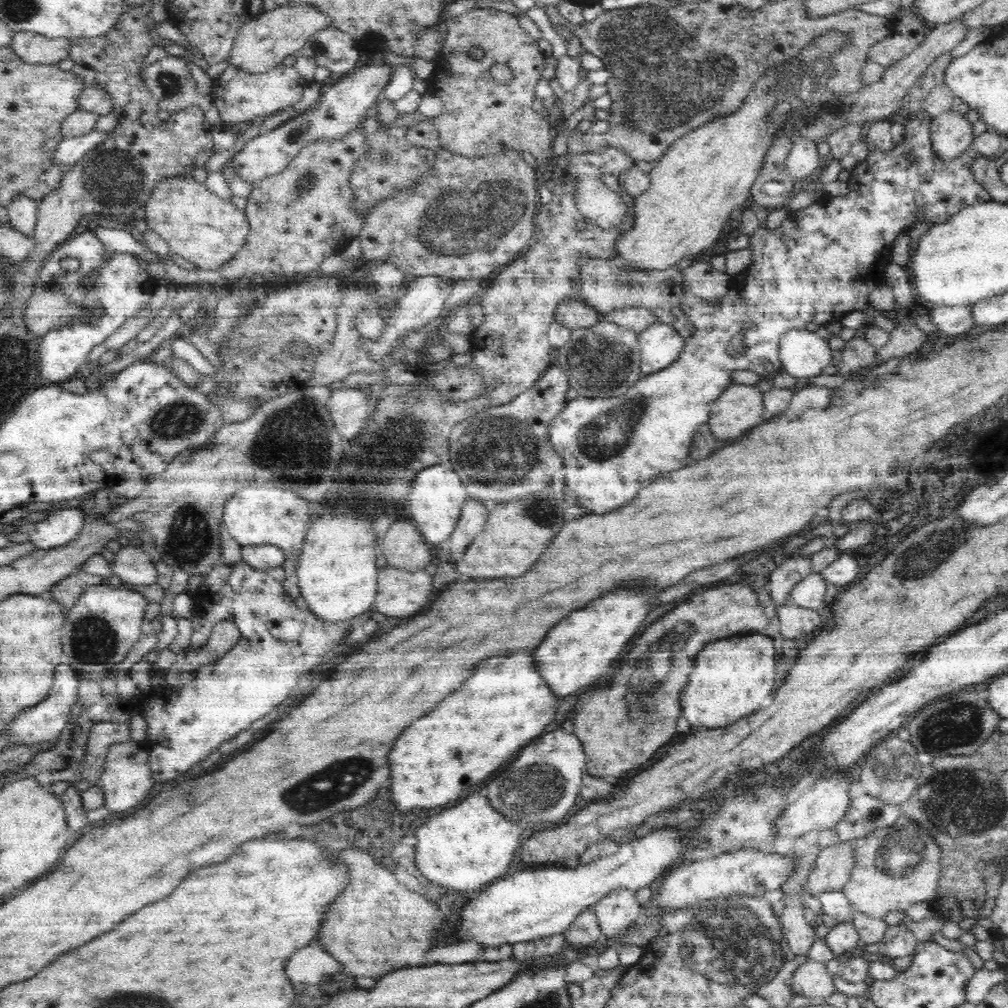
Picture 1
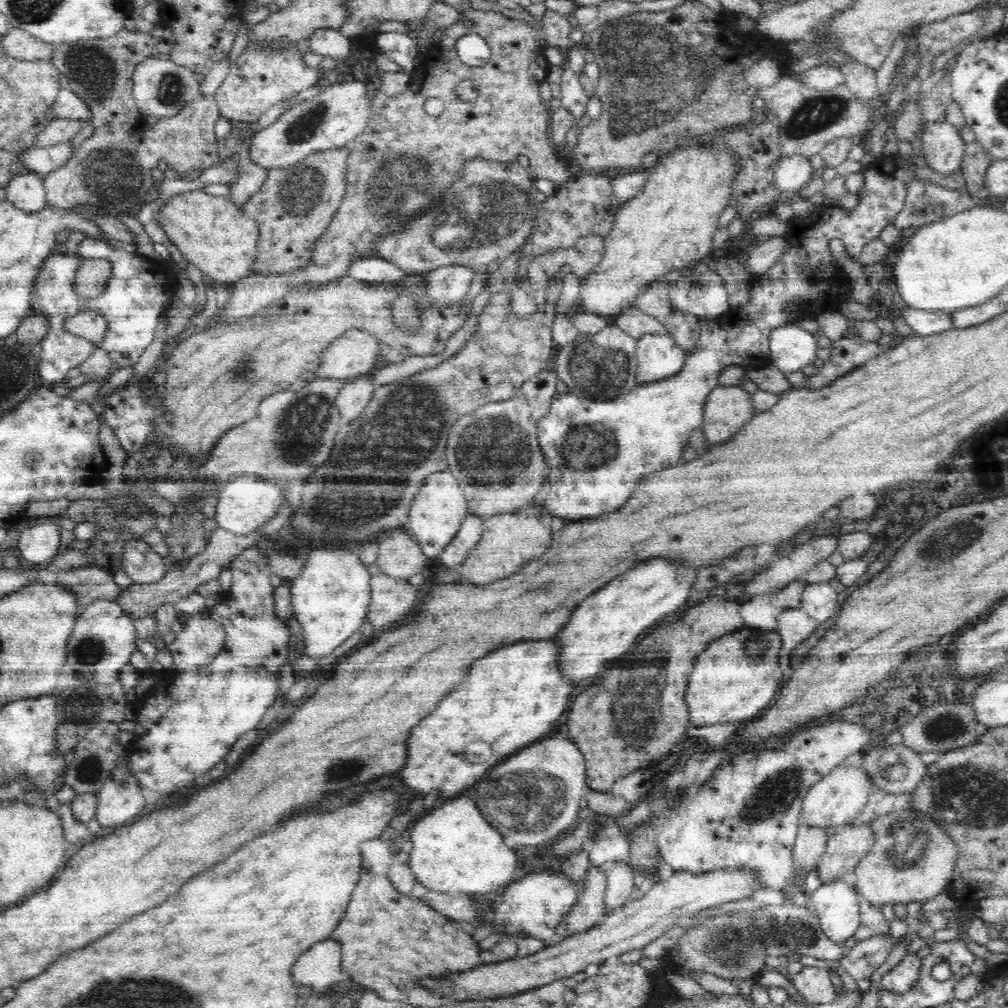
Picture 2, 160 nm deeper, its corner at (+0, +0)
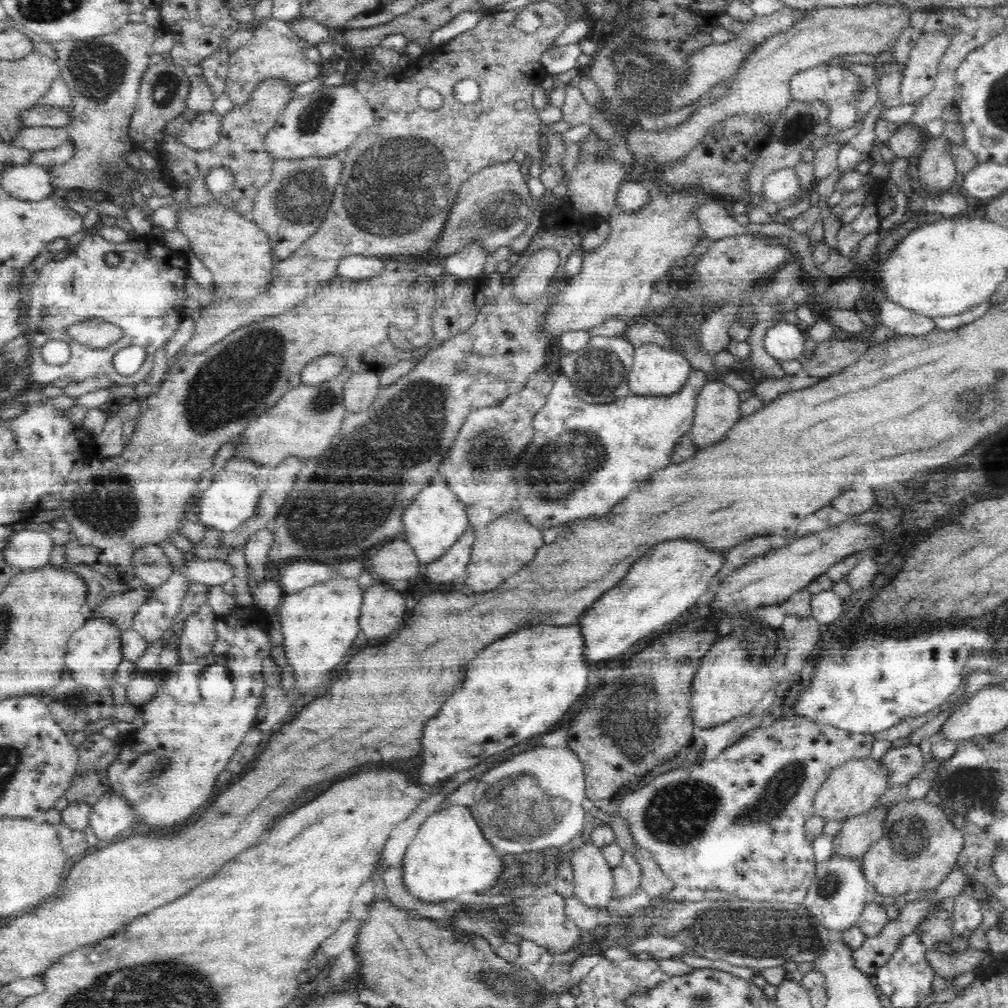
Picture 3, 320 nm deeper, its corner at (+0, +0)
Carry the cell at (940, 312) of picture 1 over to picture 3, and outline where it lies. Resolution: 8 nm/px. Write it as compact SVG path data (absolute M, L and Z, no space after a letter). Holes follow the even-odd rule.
M884 300L876 307L878 324L891 329L896 335L919 336L930 334L932 330L936 329L932 318L908 310L894 302Z

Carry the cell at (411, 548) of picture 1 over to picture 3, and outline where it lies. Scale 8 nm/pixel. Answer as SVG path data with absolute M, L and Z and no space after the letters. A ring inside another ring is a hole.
M401 536L389 540L376 554L370 557L369 568L384 580L406 580L420 573L422 564L413 548Z

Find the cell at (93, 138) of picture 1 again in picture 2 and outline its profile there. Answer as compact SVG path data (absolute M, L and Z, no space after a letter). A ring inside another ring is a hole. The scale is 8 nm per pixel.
M70 141L58 142L52 146L30 147L19 154L17 161L22 166L34 170L39 174L47 175L59 169L73 155L75 148Z

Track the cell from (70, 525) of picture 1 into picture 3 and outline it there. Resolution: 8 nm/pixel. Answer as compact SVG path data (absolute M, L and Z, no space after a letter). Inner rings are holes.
M22 529L14 532L6 541L8 545L3 549L4 560L22 571L47 565L55 547L52 538L44 530Z

